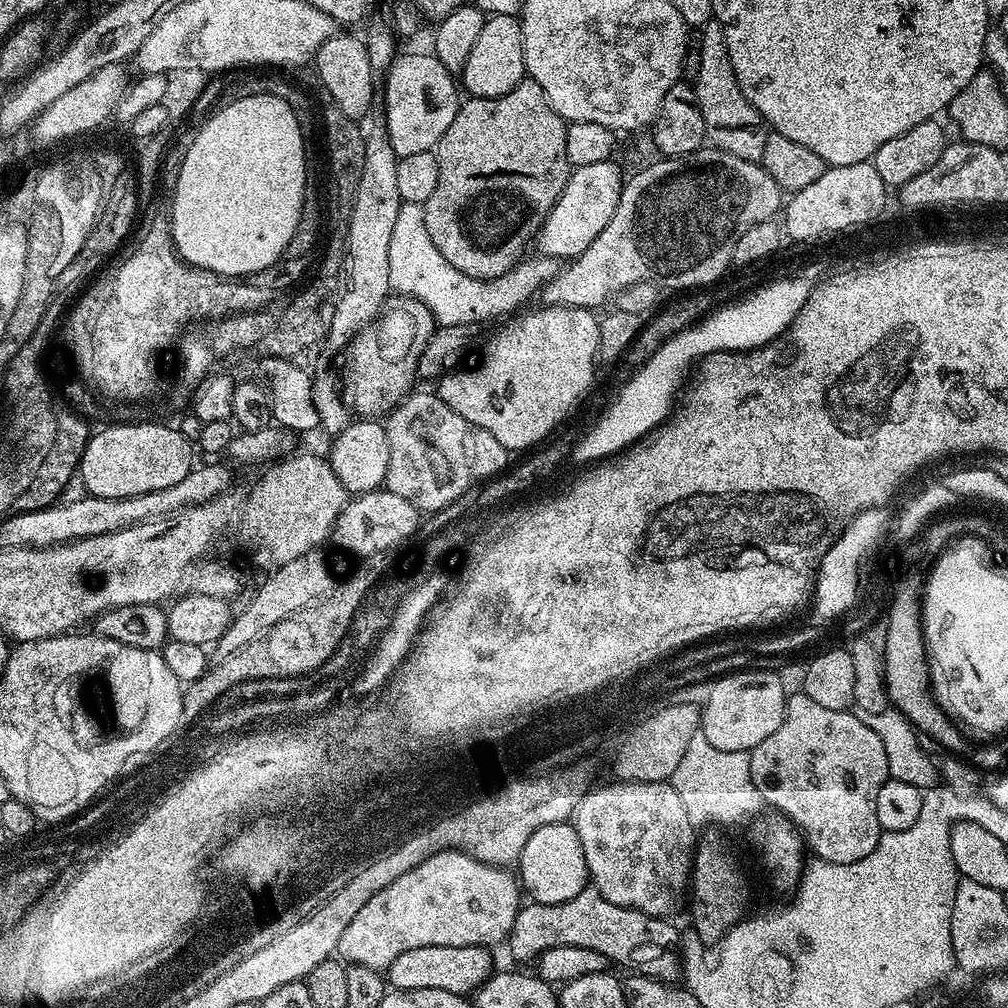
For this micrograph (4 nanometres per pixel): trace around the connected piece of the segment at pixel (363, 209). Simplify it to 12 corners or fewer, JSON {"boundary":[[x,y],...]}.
{"boundary":[[383,107],[346,217],[346,283],[327,346],[347,349],[389,299],[402,203]]}

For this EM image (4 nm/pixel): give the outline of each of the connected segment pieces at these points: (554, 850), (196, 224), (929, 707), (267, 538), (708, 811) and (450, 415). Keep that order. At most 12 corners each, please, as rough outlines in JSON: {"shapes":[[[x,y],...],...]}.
{"shapes":[[[571,823],[526,838],[518,880],[529,901],[578,898],[590,877]],[[280,100],[200,127],[172,242],[264,272],[300,221],[300,136]],[[915,589],[886,608],[888,702],[945,753],[1000,768],[1004,752],[975,748],[932,694]],[[285,455],[253,486],[240,536],[263,570],[329,543],[350,499],[332,465]],[[690,738],[670,777],[697,826],[761,811],[750,755]],[[435,391],[387,413],[387,491],[422,514],[469,491],[470,425]]]}

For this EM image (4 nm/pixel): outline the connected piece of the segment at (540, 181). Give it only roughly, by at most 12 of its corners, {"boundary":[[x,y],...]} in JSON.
{"boundary":[[527,78],[473,96],[422,205],[442,258],[493,280],[574,166]]}

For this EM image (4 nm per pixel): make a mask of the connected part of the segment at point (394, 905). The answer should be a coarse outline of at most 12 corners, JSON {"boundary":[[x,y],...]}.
{"boundary":[[435,852],[342,930],[349,965],[503,945],[517,877]]}

